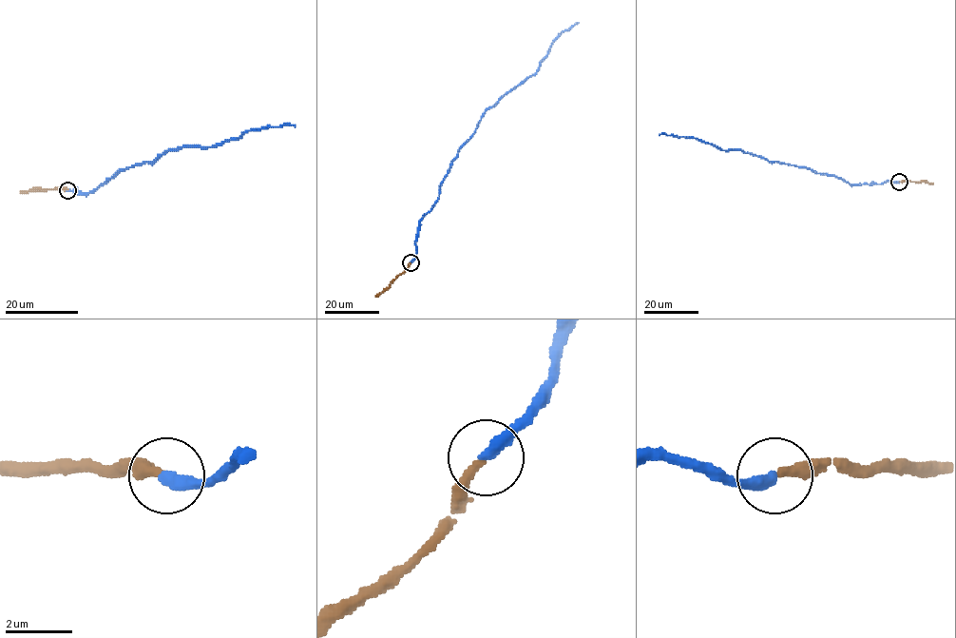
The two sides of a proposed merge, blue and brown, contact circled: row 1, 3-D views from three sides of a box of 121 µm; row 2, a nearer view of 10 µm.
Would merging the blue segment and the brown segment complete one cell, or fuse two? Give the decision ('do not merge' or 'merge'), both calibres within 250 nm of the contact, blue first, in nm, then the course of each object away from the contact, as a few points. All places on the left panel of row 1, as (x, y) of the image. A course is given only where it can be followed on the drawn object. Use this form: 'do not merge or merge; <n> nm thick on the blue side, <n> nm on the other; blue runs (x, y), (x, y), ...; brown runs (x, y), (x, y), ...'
merge; 400 nm thick on the blue side, 240 nm on the other; blue runs (67, 189), (92, 192), (119, 170), (153, 162), (162, 154), (185, 146), (212, 147), (252, 129), (295, 126); brown runs (67, 189), (36, 188), (21, 192)

